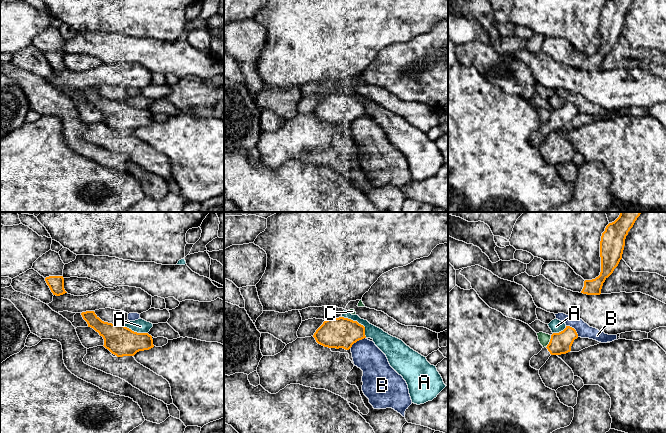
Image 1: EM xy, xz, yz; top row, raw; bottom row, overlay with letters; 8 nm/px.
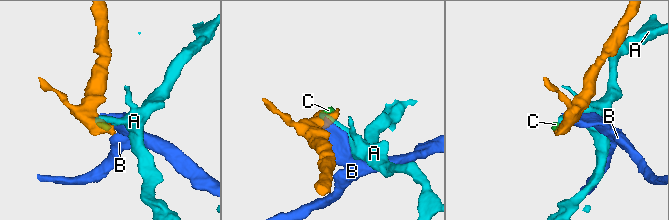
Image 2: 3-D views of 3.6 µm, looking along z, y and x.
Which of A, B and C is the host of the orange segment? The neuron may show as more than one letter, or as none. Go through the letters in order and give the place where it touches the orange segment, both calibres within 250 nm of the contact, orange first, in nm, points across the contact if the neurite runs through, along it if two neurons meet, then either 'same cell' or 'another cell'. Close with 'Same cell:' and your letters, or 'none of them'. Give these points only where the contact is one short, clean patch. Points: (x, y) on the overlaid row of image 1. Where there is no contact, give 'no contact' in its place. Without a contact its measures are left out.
A: xz (357, 322) | 240/140 nm | another cell
B: xz (357, 340) | 240/220 nm | another cell
C: yz (550, 341) | 180/90 nm | along yz (551, 335), (546, 347) | another cell
Same cell: none of them

